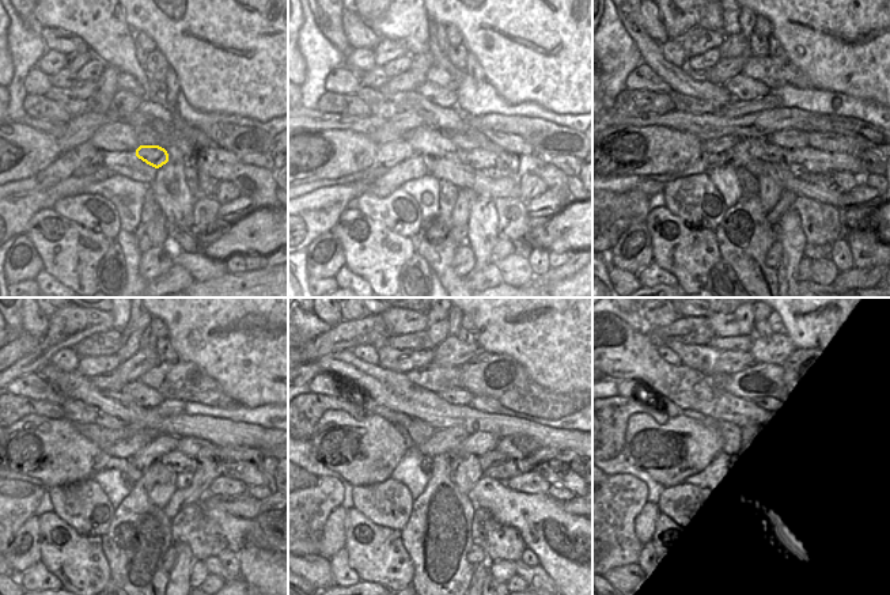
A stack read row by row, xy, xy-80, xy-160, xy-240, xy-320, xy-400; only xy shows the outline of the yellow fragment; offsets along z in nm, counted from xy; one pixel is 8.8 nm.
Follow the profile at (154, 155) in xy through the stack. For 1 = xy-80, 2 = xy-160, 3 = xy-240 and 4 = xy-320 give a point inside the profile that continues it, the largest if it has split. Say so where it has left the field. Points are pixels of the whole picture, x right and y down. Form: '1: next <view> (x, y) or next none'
1: next xy-80 (478, 158)
2: next xy-160 (815, 162)
3: next xy-240 (252, 474)
4: next xy-320 (555, 472)

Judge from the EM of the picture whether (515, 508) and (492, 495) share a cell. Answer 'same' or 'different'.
same

